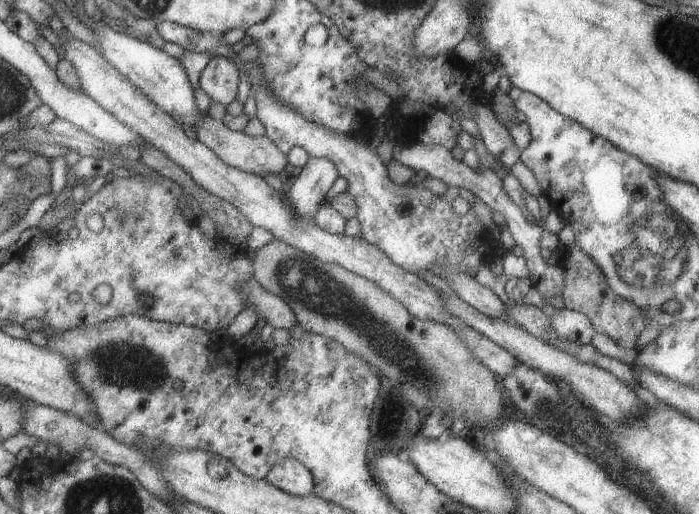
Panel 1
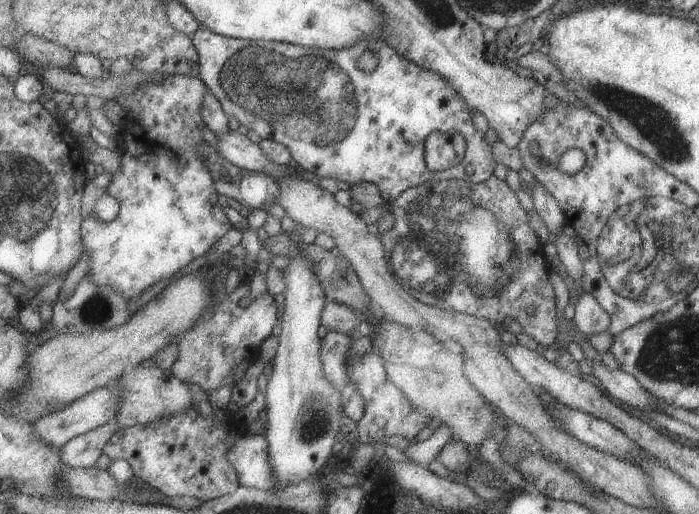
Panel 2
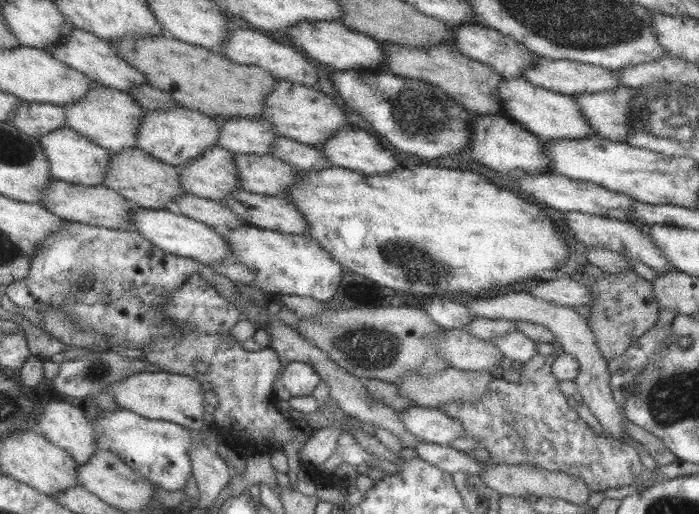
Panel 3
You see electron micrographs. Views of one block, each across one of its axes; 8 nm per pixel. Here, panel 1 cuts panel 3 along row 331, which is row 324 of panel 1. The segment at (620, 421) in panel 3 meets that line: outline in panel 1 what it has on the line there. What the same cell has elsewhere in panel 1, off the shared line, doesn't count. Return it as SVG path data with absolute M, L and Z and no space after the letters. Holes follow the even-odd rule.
M567 308L553 310L553 314L549 316L549 322L551 322L549 326L559 338L565 338L573 344L587 346L591 344L591 336L595 334L589 318L575 310L567 310Z

